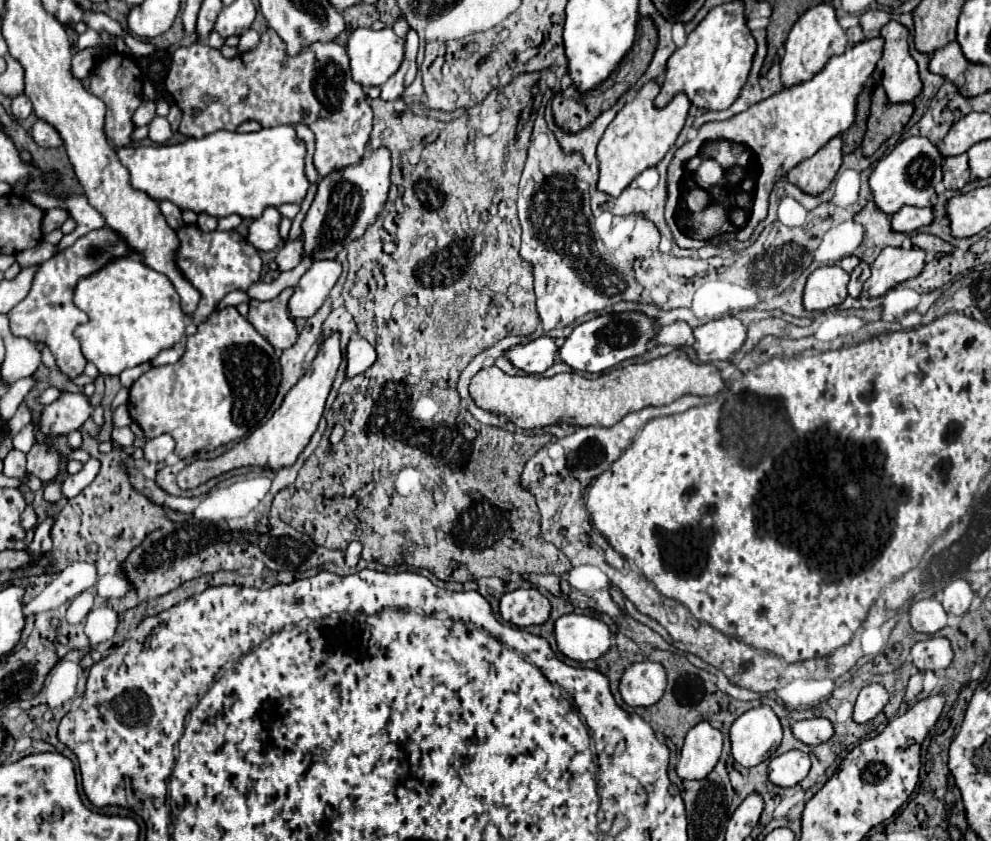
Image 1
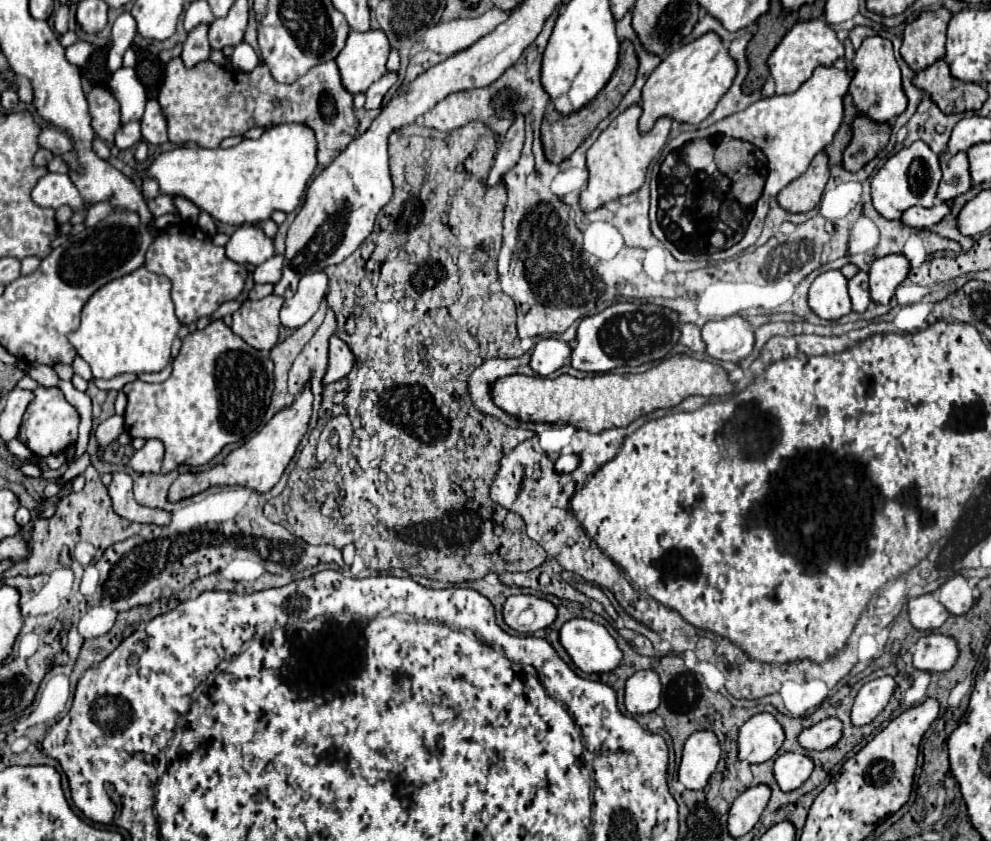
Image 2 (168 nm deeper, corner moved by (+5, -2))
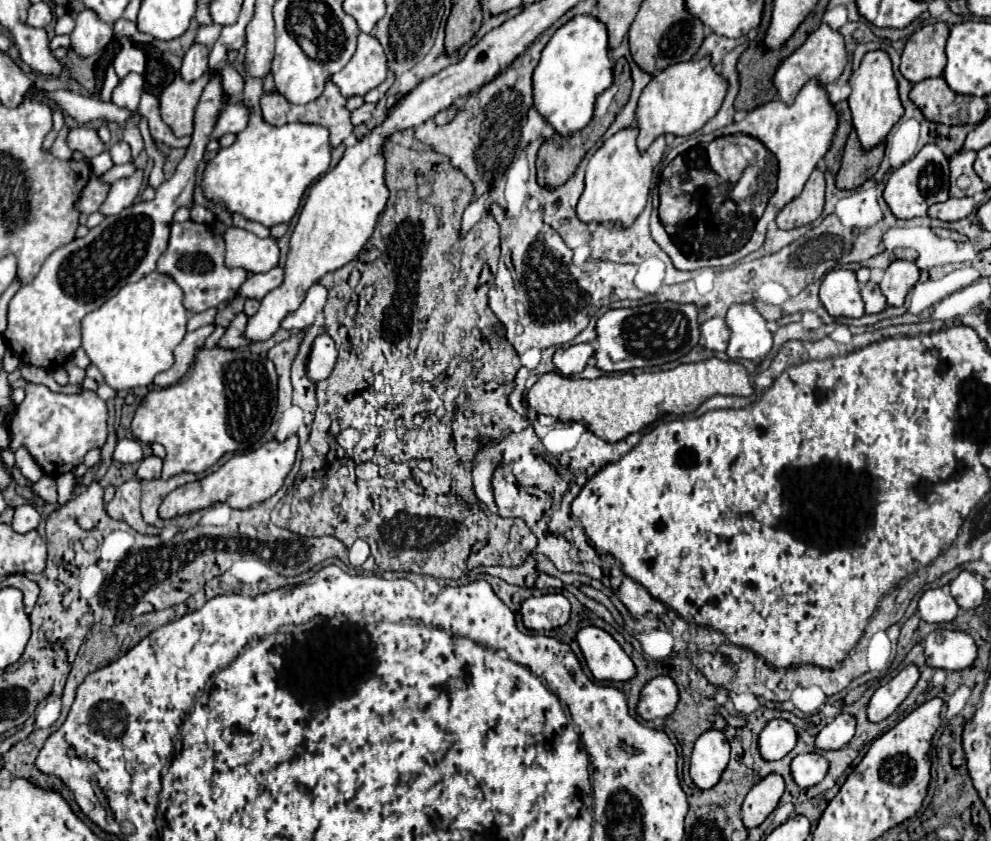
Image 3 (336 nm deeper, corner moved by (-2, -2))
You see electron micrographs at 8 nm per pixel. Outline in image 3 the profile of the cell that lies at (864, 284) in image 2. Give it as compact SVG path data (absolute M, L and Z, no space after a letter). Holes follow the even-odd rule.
M874 281L862 285L862 299L866 303L866 313L880 313L886 307L886 299Z

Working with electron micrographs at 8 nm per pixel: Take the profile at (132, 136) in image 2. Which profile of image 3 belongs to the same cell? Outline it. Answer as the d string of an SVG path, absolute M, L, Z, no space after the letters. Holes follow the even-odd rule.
M126 141L116 143L116 145L110 149L110 155L112 155L112 161L114 161L116 165L128 163L128 161L132 159L132 155L130 155L130 145L128 145Z

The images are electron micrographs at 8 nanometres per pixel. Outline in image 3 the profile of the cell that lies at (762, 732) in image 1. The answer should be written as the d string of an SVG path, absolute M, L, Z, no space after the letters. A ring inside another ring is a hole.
M772 719L758 737L758 751L766 761L778 761L796 745L796 729L790 721Z

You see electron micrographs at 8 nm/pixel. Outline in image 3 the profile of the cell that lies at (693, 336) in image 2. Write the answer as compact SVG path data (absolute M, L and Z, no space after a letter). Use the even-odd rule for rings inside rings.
M708 319L700 325L700 345L708 351L726 351L728 345L728 329L724 327L724 319Z

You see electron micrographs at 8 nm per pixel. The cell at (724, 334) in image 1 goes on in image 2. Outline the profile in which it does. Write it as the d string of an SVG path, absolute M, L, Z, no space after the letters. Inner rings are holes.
M741 315L709 321L703 325L701 335L703 335L703 341L707 343L705 351L719 361L739 363L753 351L753 345L755 345L751 323Z

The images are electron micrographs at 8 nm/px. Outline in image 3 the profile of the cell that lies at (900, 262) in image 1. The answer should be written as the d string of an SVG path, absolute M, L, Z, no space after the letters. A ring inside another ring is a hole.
M892 261L884 271L880 289L890 307L902 307L906 293L914 287L920 277L920 269L912 261Z

